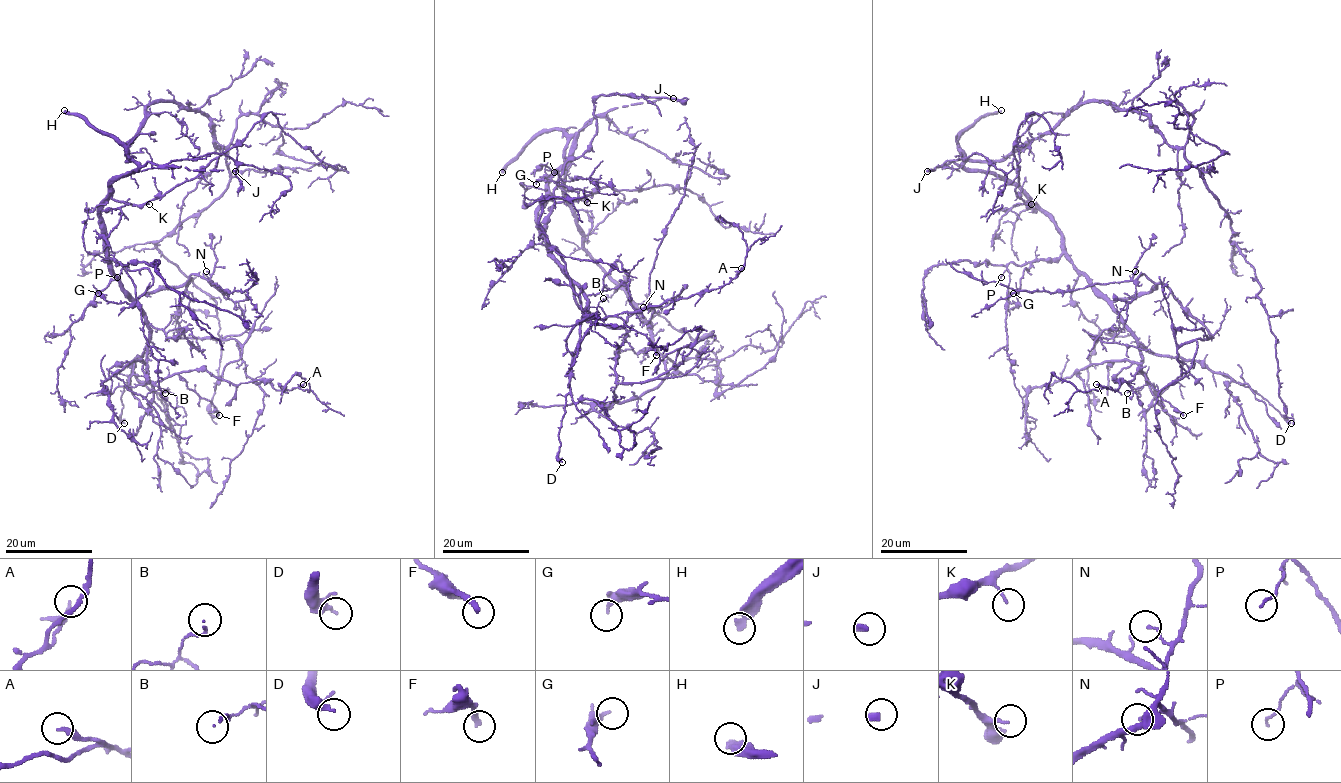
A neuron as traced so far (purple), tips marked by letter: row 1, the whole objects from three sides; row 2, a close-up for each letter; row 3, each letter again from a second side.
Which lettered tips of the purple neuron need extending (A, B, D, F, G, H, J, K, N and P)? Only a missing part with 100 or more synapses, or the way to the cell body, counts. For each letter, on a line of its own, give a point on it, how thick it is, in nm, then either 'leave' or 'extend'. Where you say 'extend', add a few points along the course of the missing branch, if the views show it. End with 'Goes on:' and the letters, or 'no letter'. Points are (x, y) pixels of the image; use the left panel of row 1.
A: place (303, 384); calibre 240 nm; leave
B: place (165, 393); calibre 110 nm; leave
D: place (124, 423); calibre 200 nm; leave
F: place (219, 415); calibre 280 nm; leave
G: place (98, 293); calibre 280 nm; leave
H: place (64, 110); calibre 320 nm; extend
J: place (235, 171); calibre 240 nm; leave
K: place (149, 204); calibre 110 nm; leave
N: place (206, 271); calibre 100 nm; leave
P: place (117, 277); calibre 110 nm; leave
Goes on: H

